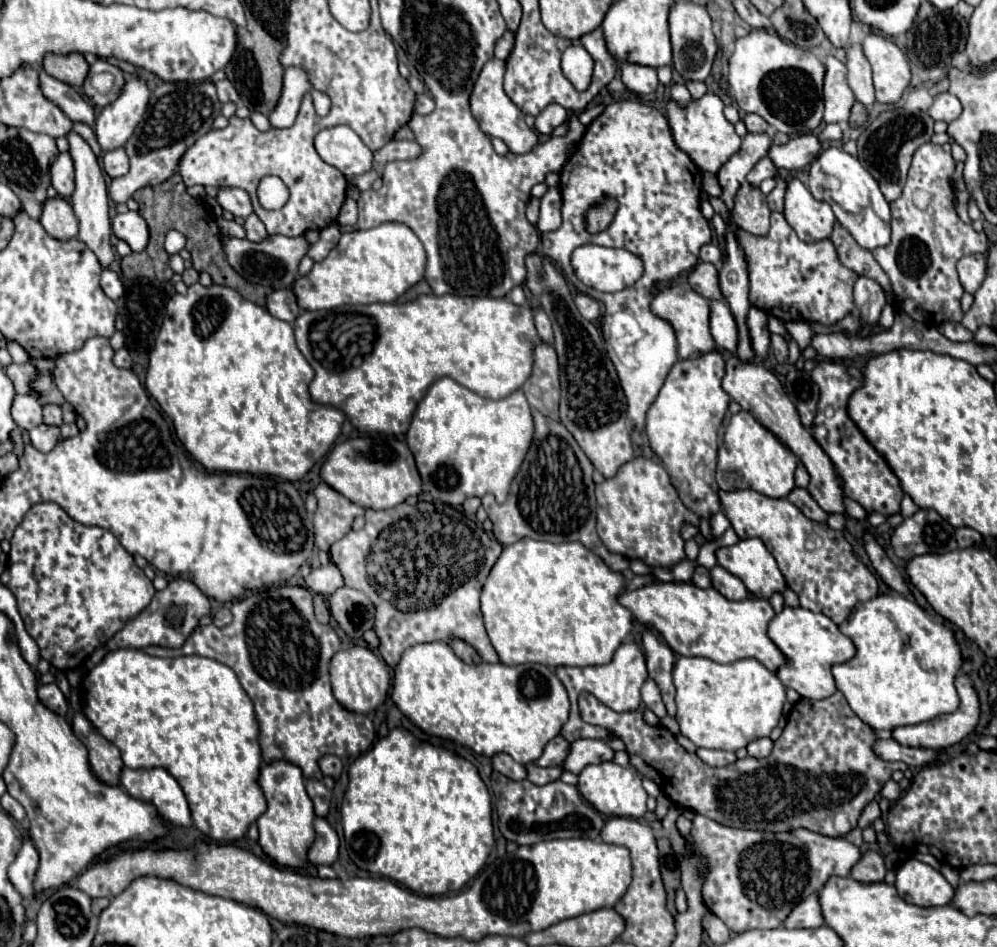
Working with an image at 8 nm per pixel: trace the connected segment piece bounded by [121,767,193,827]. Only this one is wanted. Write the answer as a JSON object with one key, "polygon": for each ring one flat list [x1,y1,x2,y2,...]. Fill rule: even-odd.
{"polygon":[[123,767,121,787,135,799,151,803,159,819,169,825,191,827,191,811,183,789,165,769,129,769]]}

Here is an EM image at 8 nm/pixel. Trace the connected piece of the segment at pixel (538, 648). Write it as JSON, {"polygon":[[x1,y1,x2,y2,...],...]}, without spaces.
{"polygon":[[521,539,513,545,507,545,497,563,493,565,481,591,481,613,491,645,495,647,503,665,605,665,611,661,615,649,621,645,625,635,633,629,631,611,617,603,617,595,621,591,623,575,613,573,595,553,587,551,581,543,549,543]]}

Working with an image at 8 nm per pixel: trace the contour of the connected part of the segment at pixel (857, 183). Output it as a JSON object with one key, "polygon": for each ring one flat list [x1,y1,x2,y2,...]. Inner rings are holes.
{"polygon":[[829,147,811,163,809,191,815,199,823,199,831,205,837,221,853,235,853,239,865,247,875,249,891,241,891,209,883,197,873,175,859,163,857,157,845,153,839,147]]}

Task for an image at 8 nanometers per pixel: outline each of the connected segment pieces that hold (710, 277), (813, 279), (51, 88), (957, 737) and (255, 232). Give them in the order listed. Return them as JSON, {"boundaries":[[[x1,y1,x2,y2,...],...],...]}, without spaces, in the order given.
{"boundaries":[[[697,263,695,269,689,273,689,285,693,291,703,295,705,299,723,299,717,279,717,269,711,263]],[[781,213,771,215,771,235,755,237,743,229,737,231,745,249,749,269,749,301,781,321,817,321,831,325,853,311,853,283,857,273,843,267,829,239,805,243]],[[45,71,39,73,39,81,41,81,43,93,47,95,47,99,59,103,59,107,65,111,65,115,73,123,77,123,77,121,85,123,85,125,93,125,95,123,93,107,81,95,77,95,77,91,71,85,49,77]],[[957,675,955,679,955,689,959,693,959,707,957,711,953,711,951,715,939,715,931,721,925,721,925,723,919,723,919,725,911,725,911,727,897,727,893,729,893,739,901,745,907,745,907,747,921,747,921,749,945,749,949,745,955,745,959,743,961,739,965,739,969,733,975,731,977,723,979,723,979,699,977,699,977,693,973,689,973,683,967,675]],[[251,213,247,219,245,219,245,231,247,231,247,239,249,241,263,241,265,237,269,237,267,235,267,229,263,227,263,221,255,215,255,213]]]}

